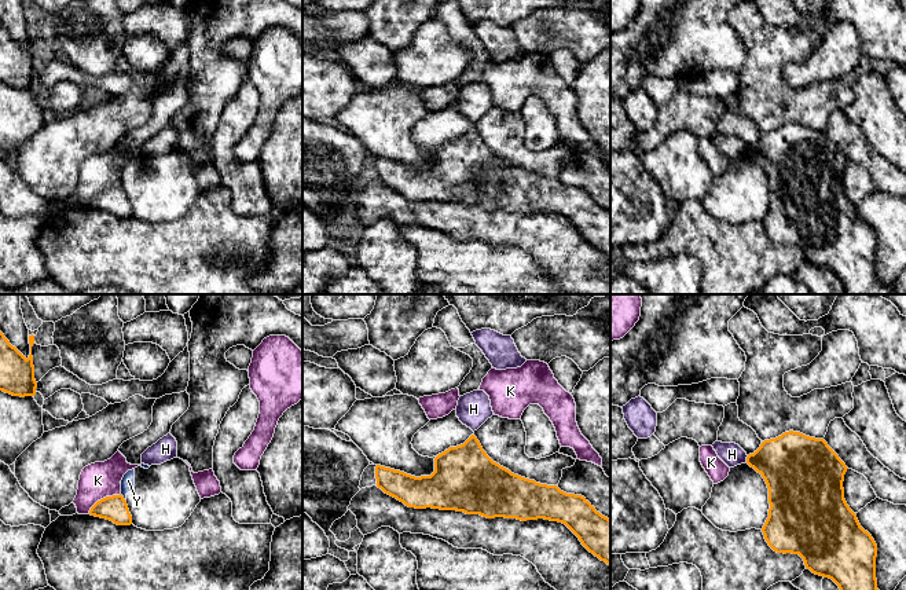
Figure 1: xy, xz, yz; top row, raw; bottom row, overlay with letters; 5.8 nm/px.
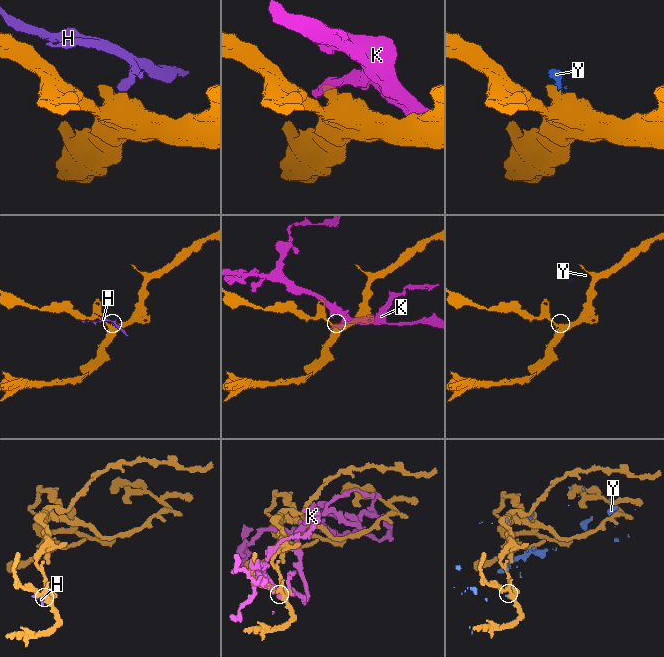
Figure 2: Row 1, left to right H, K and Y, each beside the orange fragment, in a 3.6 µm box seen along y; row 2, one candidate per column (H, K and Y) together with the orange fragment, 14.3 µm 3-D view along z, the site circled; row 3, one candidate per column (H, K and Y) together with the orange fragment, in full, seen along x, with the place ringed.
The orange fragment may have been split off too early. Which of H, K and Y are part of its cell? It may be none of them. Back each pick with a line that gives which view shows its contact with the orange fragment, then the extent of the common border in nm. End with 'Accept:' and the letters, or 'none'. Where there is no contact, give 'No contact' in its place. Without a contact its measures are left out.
Accept: none

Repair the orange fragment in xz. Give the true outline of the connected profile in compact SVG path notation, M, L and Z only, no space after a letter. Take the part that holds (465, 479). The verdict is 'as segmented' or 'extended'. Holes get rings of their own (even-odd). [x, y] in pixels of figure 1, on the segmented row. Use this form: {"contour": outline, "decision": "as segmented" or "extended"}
{"contour": "M474 435L439 454L430 476L415 477L377 465L375 479L378 488L408 507L562 523L590 553L610 565L608 517L582 495L521 477L494 462Z", "decision": "as segmented"}

